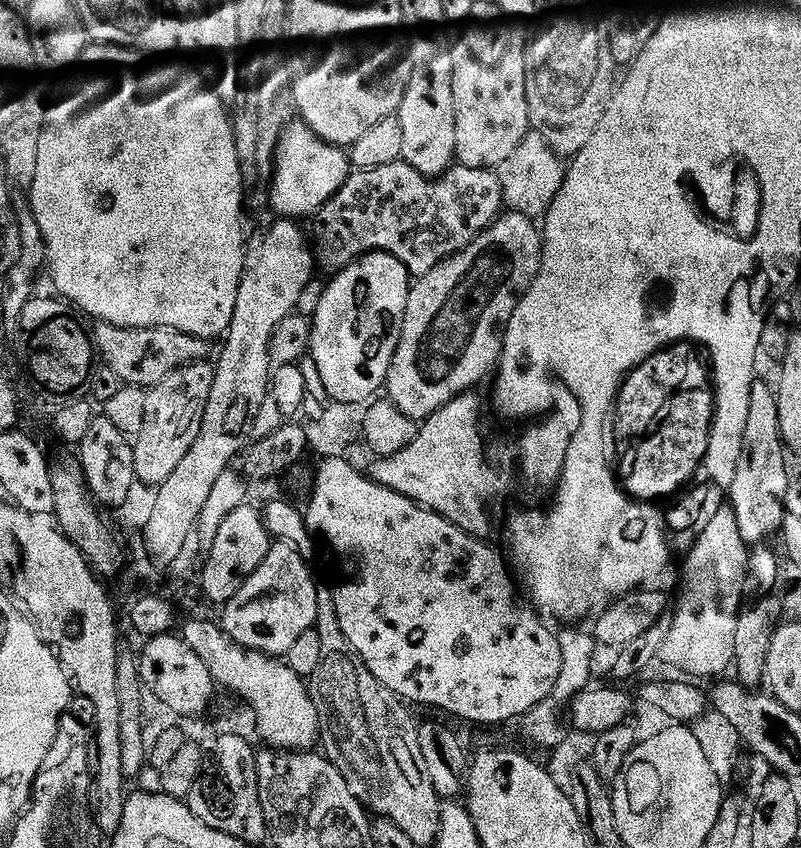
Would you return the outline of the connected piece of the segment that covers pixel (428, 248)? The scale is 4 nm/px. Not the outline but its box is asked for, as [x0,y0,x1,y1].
[314,161,479,279]

